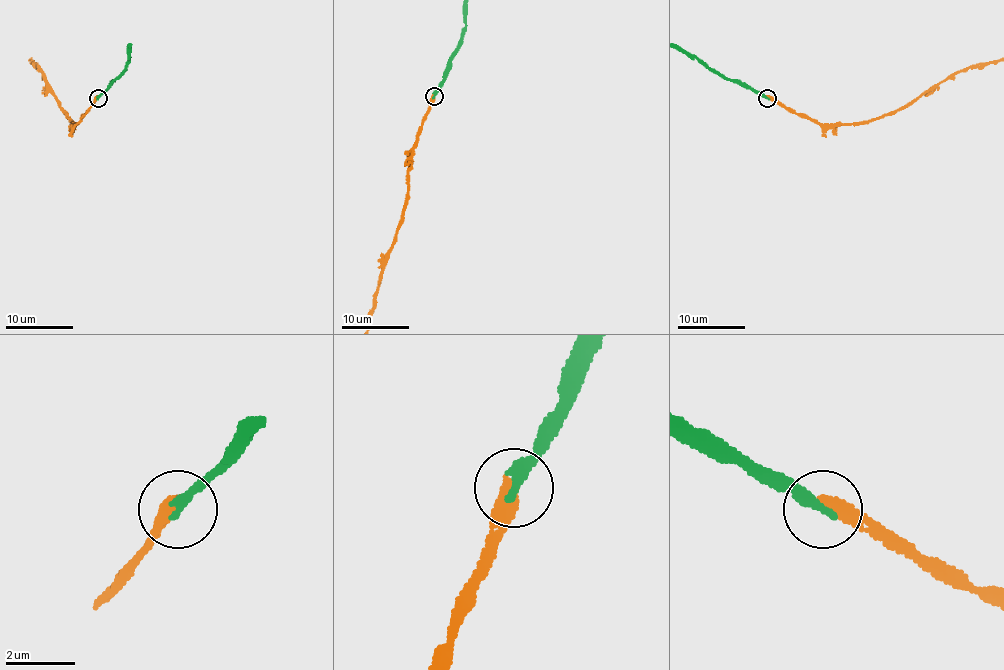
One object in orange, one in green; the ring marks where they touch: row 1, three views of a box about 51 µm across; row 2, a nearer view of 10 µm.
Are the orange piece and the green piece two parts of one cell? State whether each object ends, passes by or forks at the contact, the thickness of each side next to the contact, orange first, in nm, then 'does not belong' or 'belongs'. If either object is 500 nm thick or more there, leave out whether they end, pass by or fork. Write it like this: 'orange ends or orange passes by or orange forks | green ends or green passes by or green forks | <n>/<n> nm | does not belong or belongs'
orange ends | green ends | 480/340 nm | does not belong

